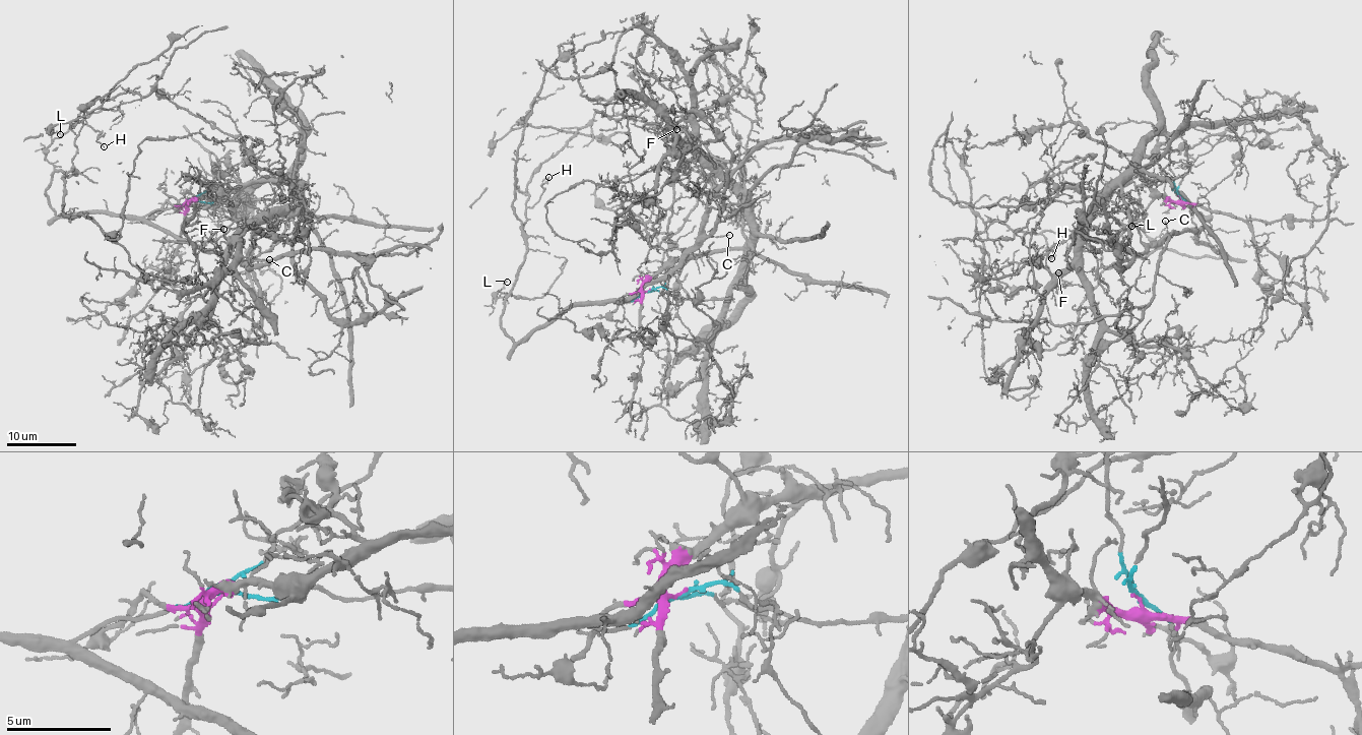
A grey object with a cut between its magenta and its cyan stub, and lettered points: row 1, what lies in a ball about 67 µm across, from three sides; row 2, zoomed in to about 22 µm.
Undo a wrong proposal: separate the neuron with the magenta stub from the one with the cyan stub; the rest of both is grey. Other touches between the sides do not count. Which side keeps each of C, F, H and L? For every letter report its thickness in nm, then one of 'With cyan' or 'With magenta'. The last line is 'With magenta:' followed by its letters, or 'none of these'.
C: Thickness 90 nm. With cyan
F: Thickness 120 nm. With magenta
H: Thickness 90 nm. With cyan
L: Thickness 120 nm. With cyan
With magenta: F

